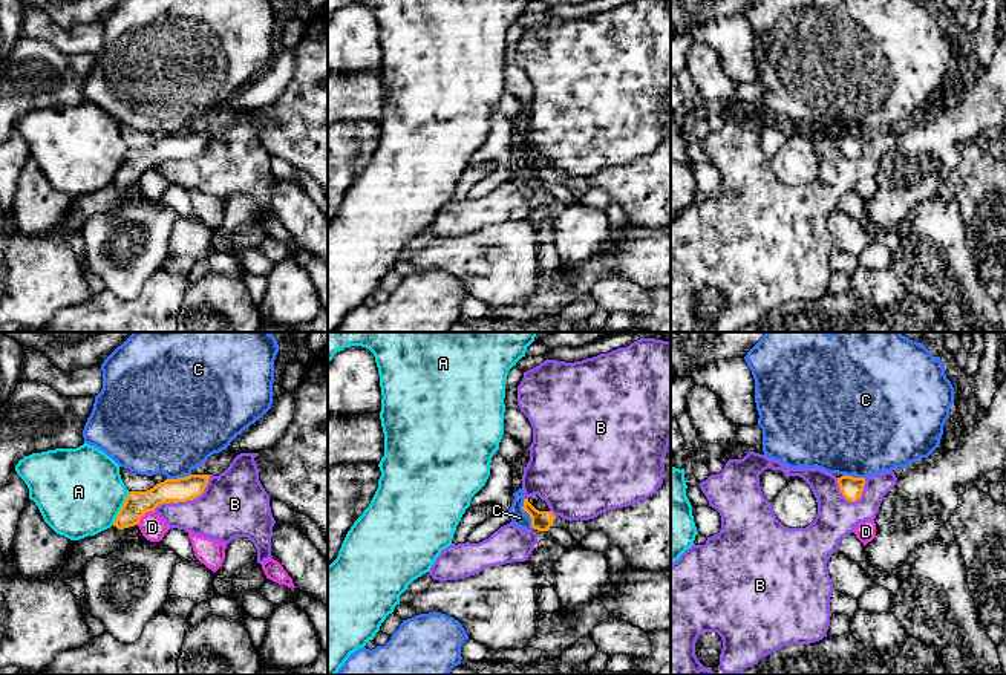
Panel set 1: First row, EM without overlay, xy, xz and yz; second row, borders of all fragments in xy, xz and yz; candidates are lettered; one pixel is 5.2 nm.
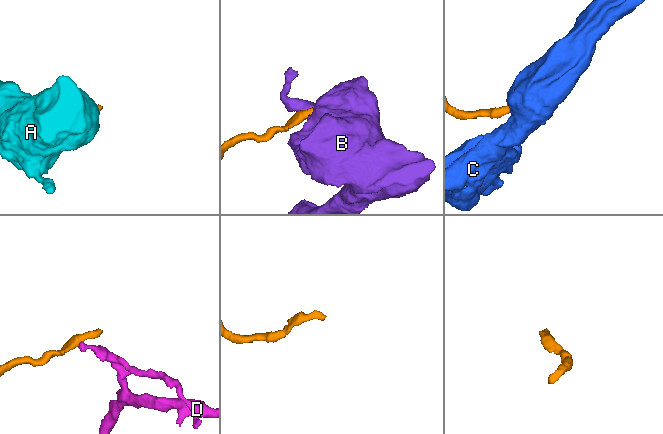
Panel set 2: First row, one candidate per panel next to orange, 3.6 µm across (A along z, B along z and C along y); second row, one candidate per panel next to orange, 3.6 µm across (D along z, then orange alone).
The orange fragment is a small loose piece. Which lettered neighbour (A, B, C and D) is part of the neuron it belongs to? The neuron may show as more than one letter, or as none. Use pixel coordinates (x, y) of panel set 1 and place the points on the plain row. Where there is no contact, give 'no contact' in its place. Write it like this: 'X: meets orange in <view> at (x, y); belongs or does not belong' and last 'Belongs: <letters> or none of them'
A: meets orange in xy at (121, 166); does not belong
B: meets orange in xy at (186, 158); does not belong
C: meets orange in xz at (527, 169); does not belong
D: meets orange in xy at (144, 170); does not belong
Belongs: none of them

